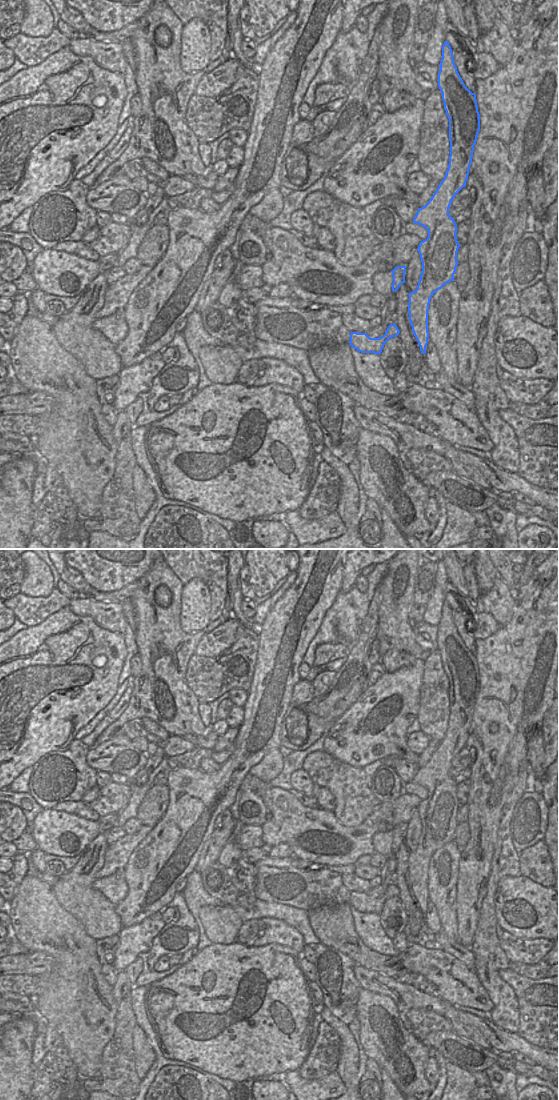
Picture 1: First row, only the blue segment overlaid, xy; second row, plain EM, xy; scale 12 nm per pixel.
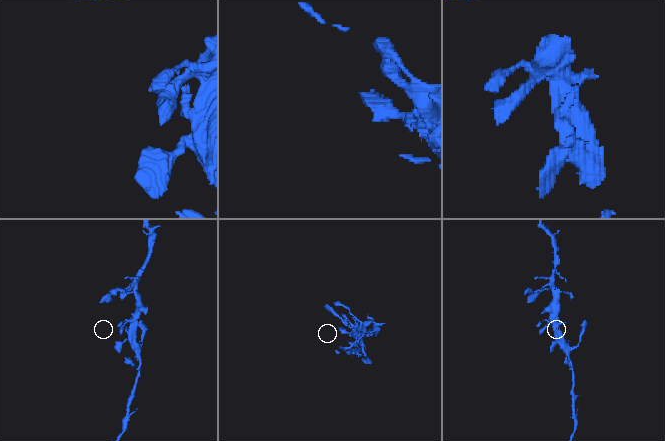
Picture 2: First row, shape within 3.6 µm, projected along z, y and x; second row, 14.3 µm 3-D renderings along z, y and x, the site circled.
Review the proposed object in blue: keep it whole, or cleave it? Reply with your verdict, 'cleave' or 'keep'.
keep

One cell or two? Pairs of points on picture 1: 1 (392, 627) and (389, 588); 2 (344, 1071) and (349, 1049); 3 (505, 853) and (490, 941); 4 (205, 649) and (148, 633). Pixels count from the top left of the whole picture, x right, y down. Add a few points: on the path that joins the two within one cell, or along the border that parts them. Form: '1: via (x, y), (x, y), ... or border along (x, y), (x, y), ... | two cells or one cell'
1: via (392, 617), (392, 598) | one cell
2: via (347, 1066), (348, 1054) | one cell
3: via (496, 875), (488, 900), (488, 919) | one cell
4: border along (209, 634), (199, 643), (195, 653) | two cells

